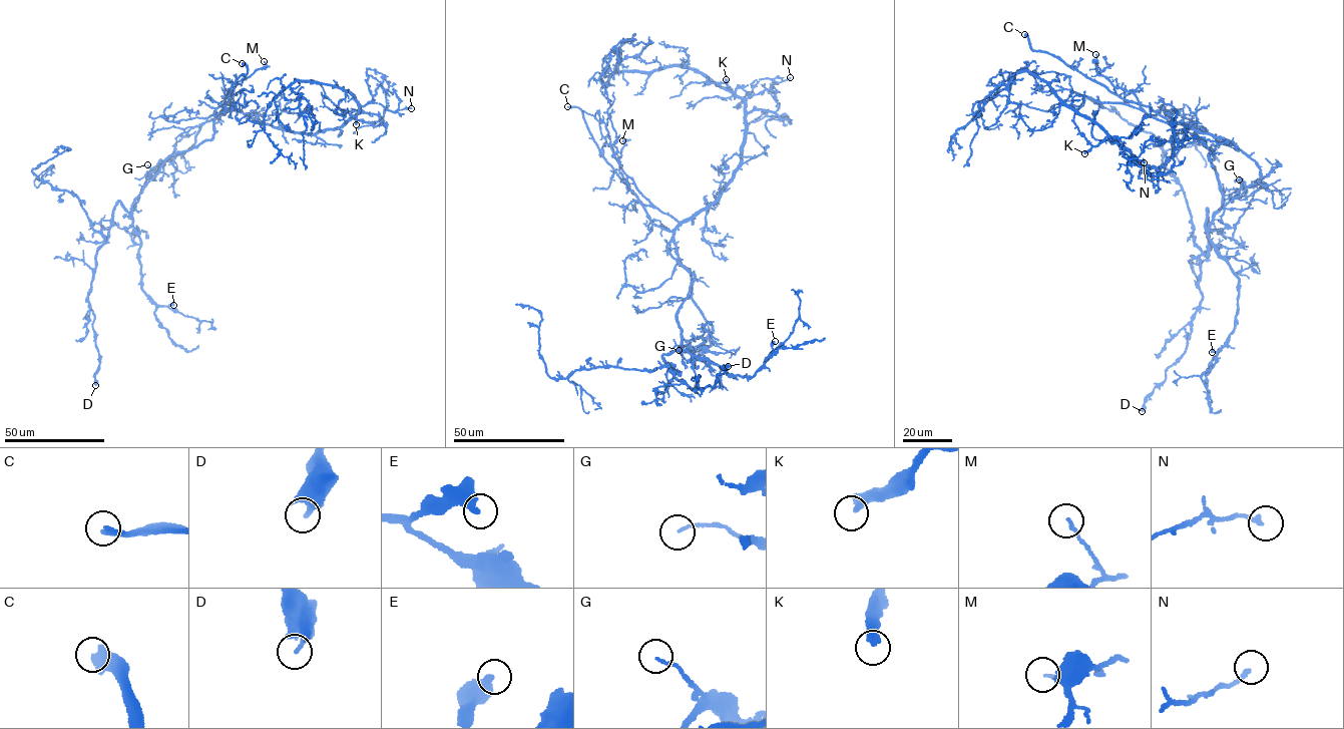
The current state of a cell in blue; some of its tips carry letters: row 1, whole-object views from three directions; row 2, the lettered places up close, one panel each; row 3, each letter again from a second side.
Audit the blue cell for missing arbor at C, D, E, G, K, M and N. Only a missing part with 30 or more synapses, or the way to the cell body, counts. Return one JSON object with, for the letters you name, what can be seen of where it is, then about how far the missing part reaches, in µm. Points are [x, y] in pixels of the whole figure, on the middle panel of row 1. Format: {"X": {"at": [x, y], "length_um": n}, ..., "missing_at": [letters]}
{"C": {"at": [567, 106], "length_um": 15}, "K": {"at": [726, 79], "length_um": 60}, "missing_at": ["C", "K"]}

